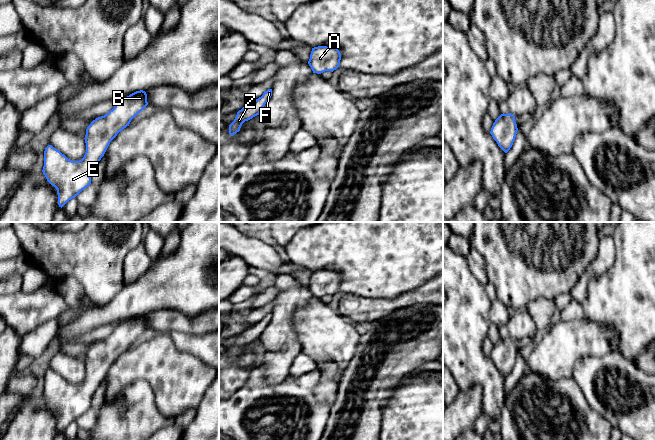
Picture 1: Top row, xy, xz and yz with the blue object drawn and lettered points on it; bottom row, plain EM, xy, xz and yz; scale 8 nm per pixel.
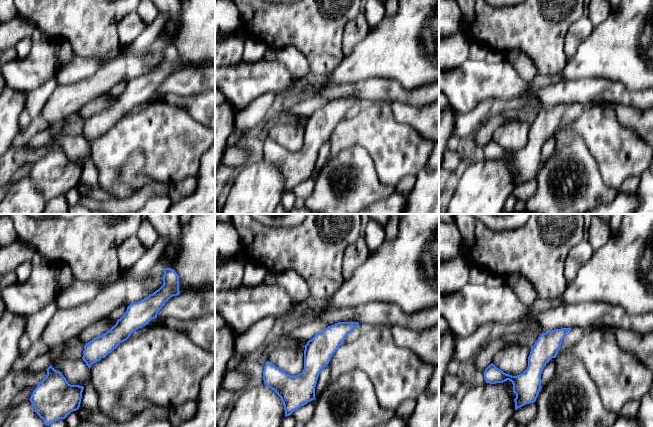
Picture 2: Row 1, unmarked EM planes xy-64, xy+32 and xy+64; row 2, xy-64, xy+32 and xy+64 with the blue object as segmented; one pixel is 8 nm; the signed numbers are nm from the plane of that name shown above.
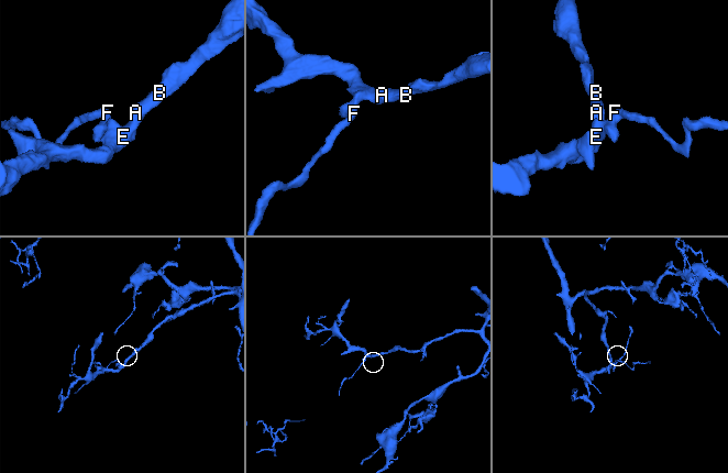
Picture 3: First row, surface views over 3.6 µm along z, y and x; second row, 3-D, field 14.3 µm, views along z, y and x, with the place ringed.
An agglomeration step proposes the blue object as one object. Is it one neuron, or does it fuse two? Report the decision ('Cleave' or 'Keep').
Keep

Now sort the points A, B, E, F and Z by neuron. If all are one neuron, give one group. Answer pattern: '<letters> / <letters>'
A B E F Z

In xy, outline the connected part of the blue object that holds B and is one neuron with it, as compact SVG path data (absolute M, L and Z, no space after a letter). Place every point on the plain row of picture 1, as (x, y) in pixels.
M136 315L119 324L107 338L93 344L86 353L85 379L79 385L68 383L52 369L45 372L42 396L57 414L59 431L62 432L91 408L92 395L104 380L110 366L147 329L146 316Z

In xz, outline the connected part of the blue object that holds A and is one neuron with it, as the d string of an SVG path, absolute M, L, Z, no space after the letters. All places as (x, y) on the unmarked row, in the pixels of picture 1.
M318 270L312 272L308 285L313 297L321 298L325 295L333 296L340 289L341 277L333 271Z

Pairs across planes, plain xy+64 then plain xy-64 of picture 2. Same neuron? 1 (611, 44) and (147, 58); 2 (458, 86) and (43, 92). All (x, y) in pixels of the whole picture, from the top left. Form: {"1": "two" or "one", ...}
{"1": "one", "2": "two"}

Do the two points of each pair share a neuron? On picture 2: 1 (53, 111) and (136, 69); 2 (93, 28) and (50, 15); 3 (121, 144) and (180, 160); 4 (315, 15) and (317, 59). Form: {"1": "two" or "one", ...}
{"1": "one", "2": "one", "3": "one", "4": "one"}

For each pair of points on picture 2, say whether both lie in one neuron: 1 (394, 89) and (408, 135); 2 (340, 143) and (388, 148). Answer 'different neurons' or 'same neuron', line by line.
1: different neurons
2: same neuron

